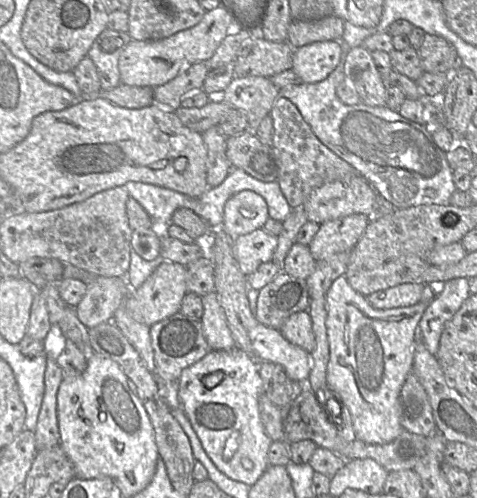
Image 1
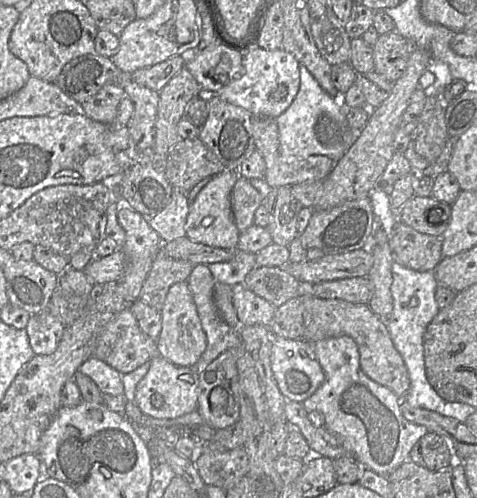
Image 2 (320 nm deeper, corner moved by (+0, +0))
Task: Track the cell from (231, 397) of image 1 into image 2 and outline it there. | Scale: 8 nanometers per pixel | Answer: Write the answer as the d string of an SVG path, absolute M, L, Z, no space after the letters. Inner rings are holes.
M157 355L145 376L136 386L134 403L140 411L156 419L174 419L196 411L199 373L195 368L178 366Z

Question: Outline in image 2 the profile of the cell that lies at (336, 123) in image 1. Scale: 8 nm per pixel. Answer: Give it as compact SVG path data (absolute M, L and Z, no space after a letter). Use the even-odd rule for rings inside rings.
M300 65L299 90L290 106L276 118L279 131L279 152L282 159L294 161L311 155L327 156L338 161L359 137L361 130L352 130L345 107L339 98L326 93L308 69Z

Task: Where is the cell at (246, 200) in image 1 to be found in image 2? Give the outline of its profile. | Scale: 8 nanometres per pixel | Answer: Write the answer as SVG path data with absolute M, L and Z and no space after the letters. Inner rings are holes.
M224 170L214 175L200 190L189 205L185 223L186 237L190 240L211 247L235 250L240 237L231 208L231 192L239 175L237 170Z

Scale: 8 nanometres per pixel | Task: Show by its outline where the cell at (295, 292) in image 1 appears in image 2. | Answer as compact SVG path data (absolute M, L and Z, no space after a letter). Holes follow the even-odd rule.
M279 267L254 268L245 277L244 285L276 308L304 290L301 282Z

